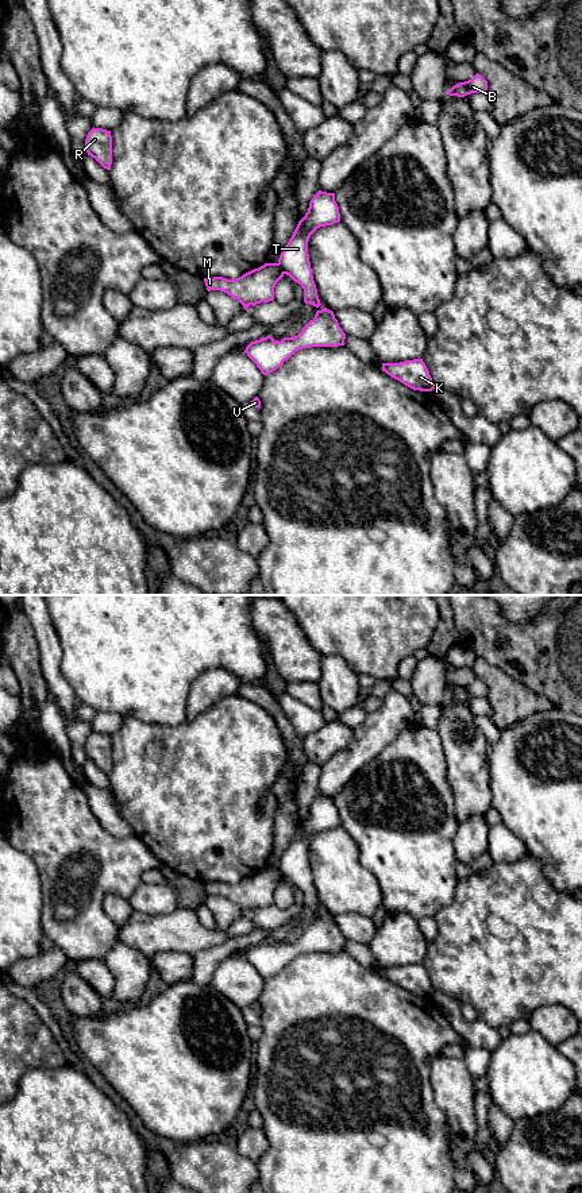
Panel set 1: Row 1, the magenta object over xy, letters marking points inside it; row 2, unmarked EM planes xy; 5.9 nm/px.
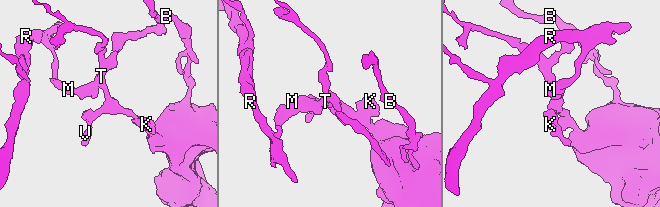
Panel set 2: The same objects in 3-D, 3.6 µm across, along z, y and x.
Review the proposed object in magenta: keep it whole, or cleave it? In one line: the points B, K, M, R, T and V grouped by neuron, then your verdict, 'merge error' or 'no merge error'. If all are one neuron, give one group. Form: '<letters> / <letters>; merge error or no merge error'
B K T V / M R; merge error

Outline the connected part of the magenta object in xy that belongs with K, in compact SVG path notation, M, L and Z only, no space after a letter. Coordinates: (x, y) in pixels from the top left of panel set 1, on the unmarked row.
M423 964L400 968L382 968L382 976L413 995L432 996L435 993Z

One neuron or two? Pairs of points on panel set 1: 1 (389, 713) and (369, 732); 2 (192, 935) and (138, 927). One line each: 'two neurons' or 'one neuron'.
1: one neuron
2: one neuron

